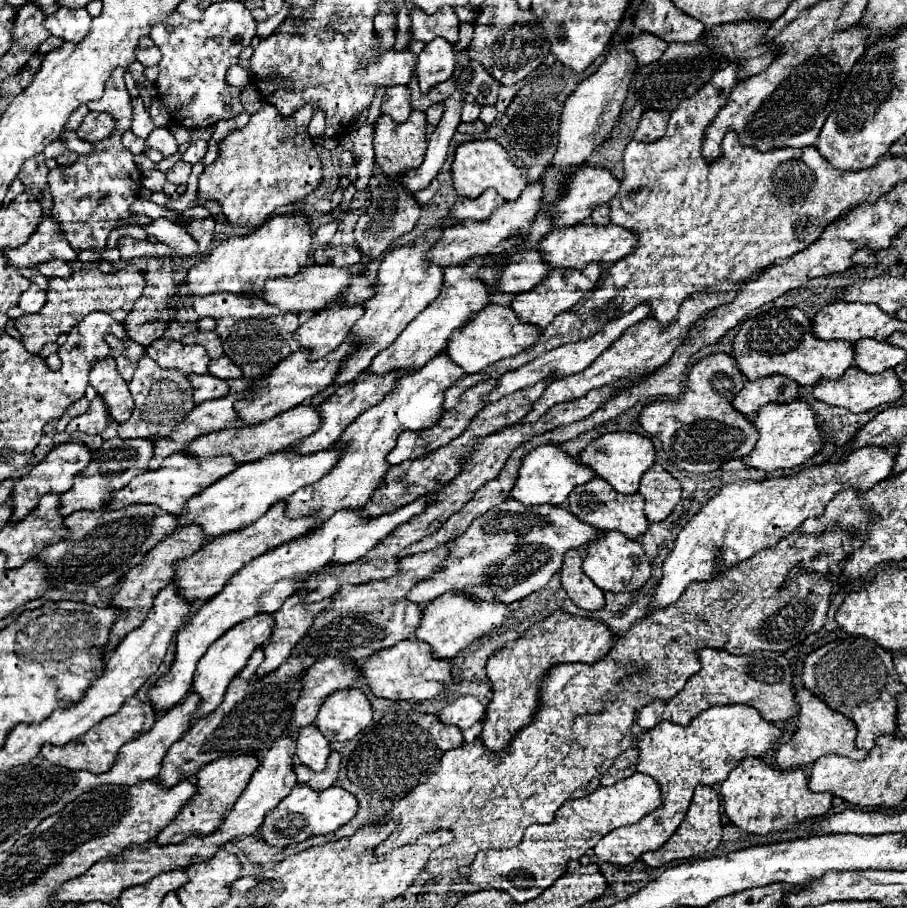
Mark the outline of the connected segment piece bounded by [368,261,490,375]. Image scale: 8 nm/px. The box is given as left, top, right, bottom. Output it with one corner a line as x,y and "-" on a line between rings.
470,261
466,265
456,265
456,267
448,267
444,271
444,285
440,289
440,295
422,311
418,313
408,325
406,329
396,337
396,341
380,351
368,371
376,373
376,375
384,375
388,371
398,371
398,369
406,369
406,371
416,371
422,365
426,365
432,357
436,357
438,353
442,353
446,349
448,337
454,329
460,329
460,325
466,323
466,319
470,319
476,311
484,309
484,305
488,305
488,297
490,297
490,289
488,285
484,285
484,281
480,281
476,277
480,265
478,261

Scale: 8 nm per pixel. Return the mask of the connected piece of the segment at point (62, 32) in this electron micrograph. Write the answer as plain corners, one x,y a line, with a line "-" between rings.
60,7
54,15
48,15
44,19
44,27
54,35
70,43
80,43
90,29
92,17
86,9
68,9

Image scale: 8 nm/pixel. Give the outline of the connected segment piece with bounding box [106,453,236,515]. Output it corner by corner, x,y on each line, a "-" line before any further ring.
174,453
172,457
166,459
164,467
156,469
156,471
144,471
138,477
134,477
124,489
114,491
112,499
106,503
106,507
110,509
122,509
134,503
146,503
146,505
156,505
160,509
164,509
166,513
174,515
180,513
180,509
186,505
188,497
200,493
202,489
206,489
208,485
216,483
220,477
232,473
232,469
236,469
236,461
232,461
232,457
214,457
208,461
196,461
196,457
188,457
186,453

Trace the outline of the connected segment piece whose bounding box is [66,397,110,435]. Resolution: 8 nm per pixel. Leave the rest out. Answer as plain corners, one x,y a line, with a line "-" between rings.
96,397
94,401
90,401
90,407
84,415
78,415
68,423
66,431
82,431
88,435
98,435
106,429
108,419
110,417
108,417
108,411
104,411
104,401

